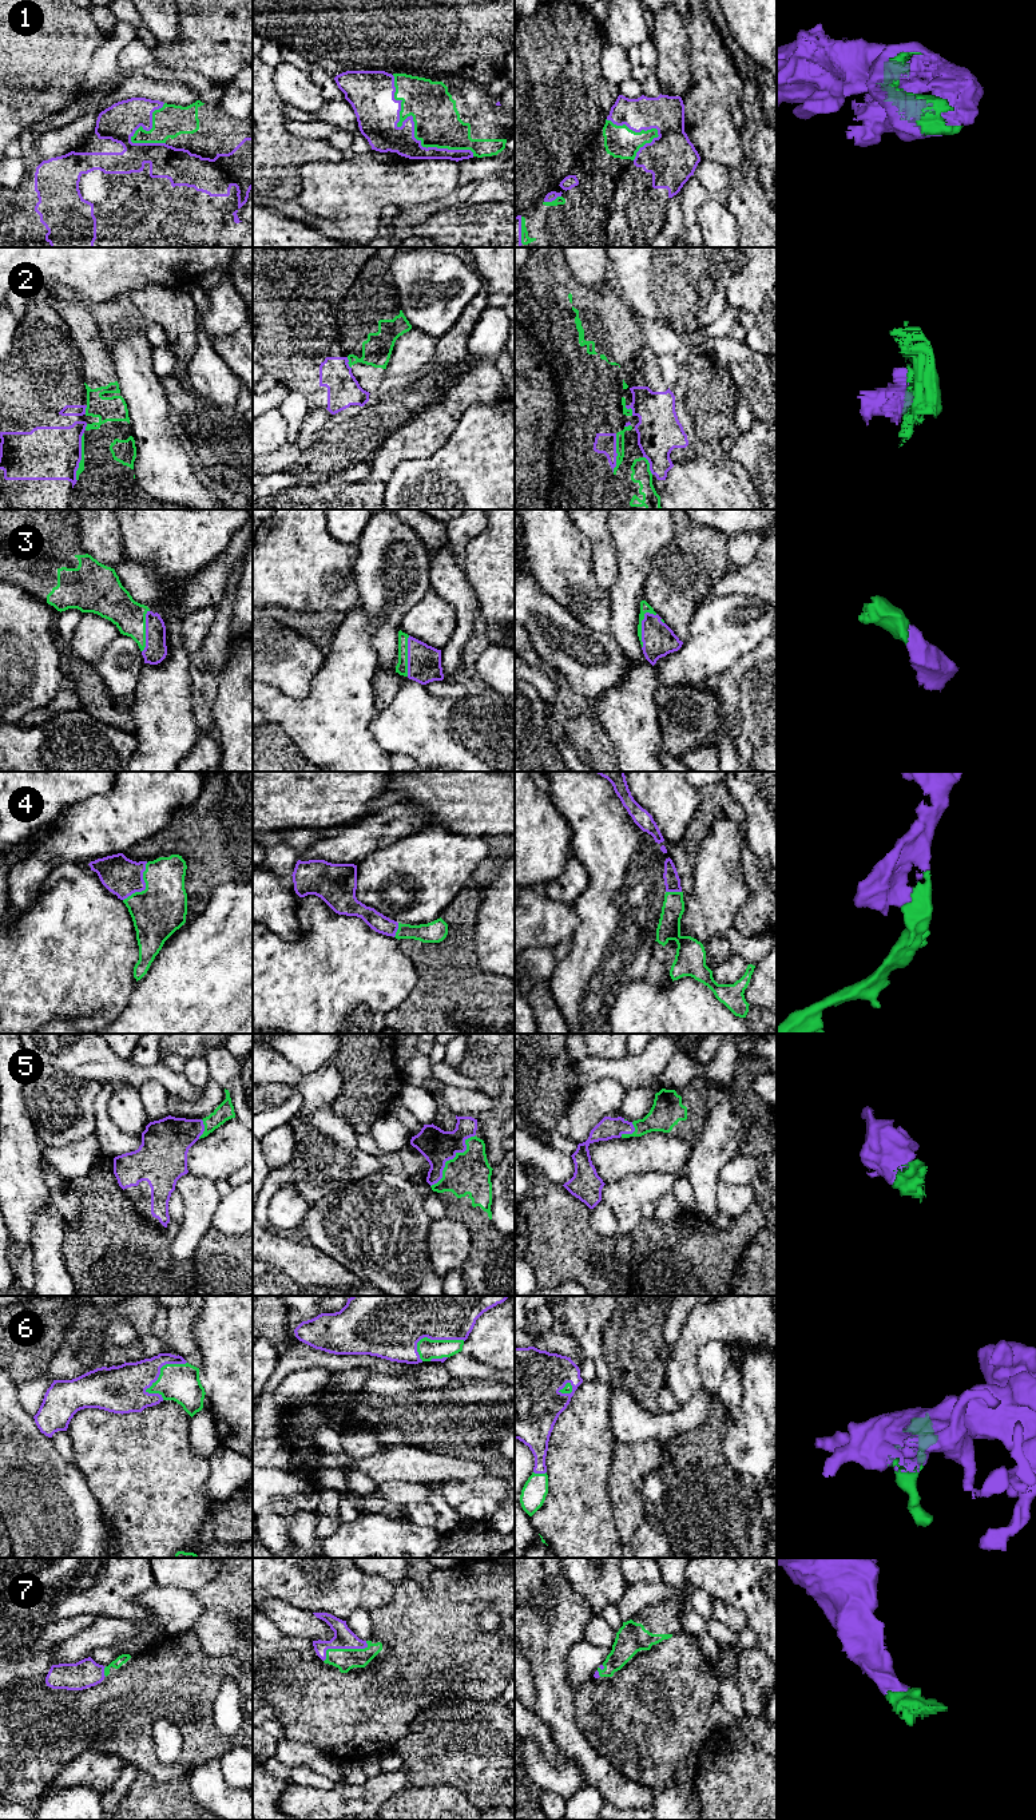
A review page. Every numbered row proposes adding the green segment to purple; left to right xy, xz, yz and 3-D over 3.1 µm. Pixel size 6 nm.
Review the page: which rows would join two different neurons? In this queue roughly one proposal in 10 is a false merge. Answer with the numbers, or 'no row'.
2

